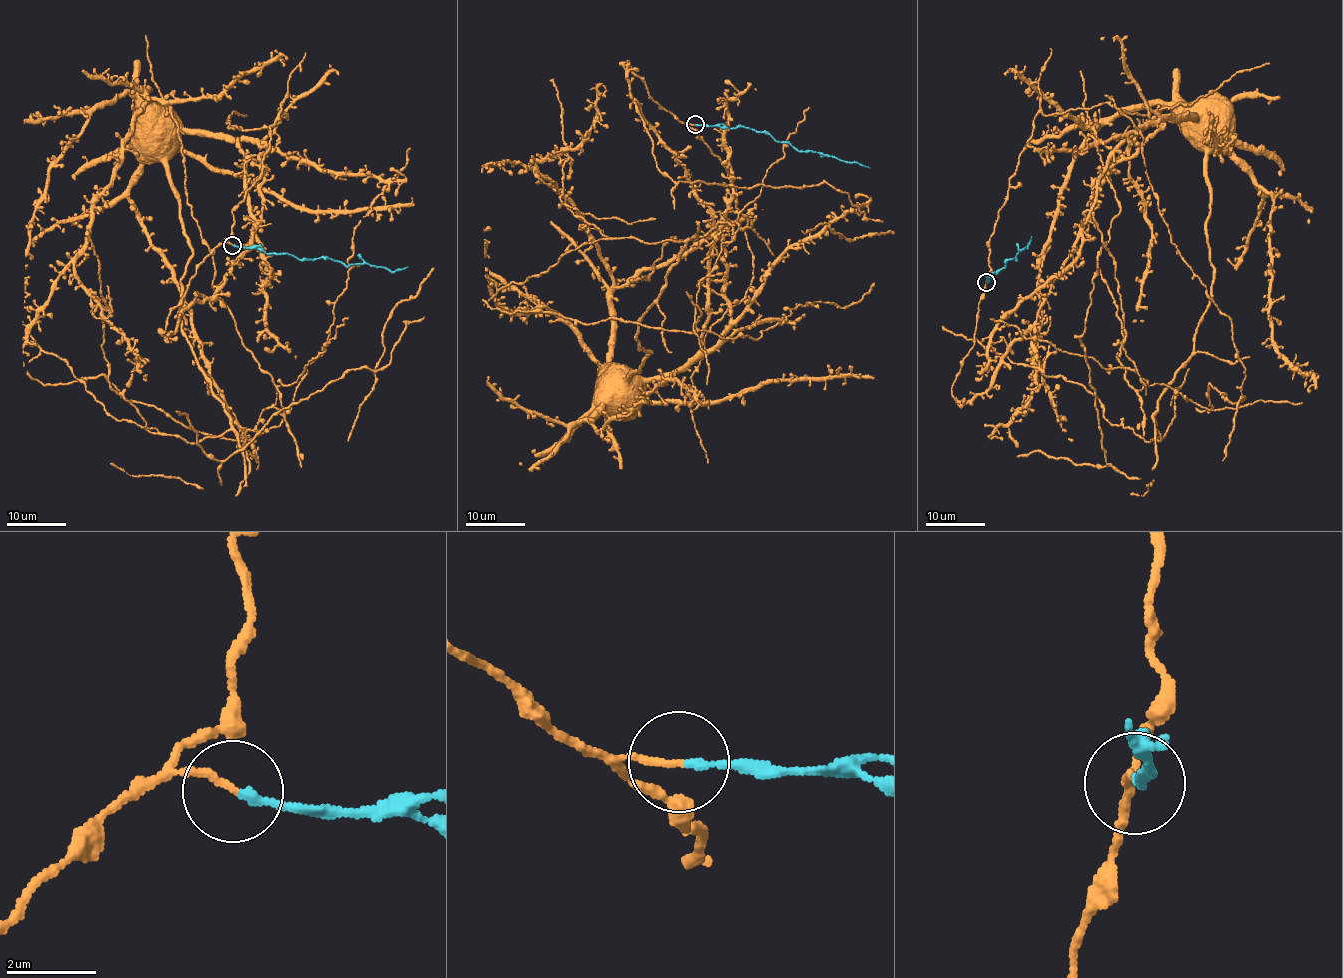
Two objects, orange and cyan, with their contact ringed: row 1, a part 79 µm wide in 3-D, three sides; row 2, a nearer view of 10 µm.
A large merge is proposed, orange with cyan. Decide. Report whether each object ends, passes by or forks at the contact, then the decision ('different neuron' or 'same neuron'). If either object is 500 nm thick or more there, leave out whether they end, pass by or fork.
orange ends | cyan ends | different neuron

